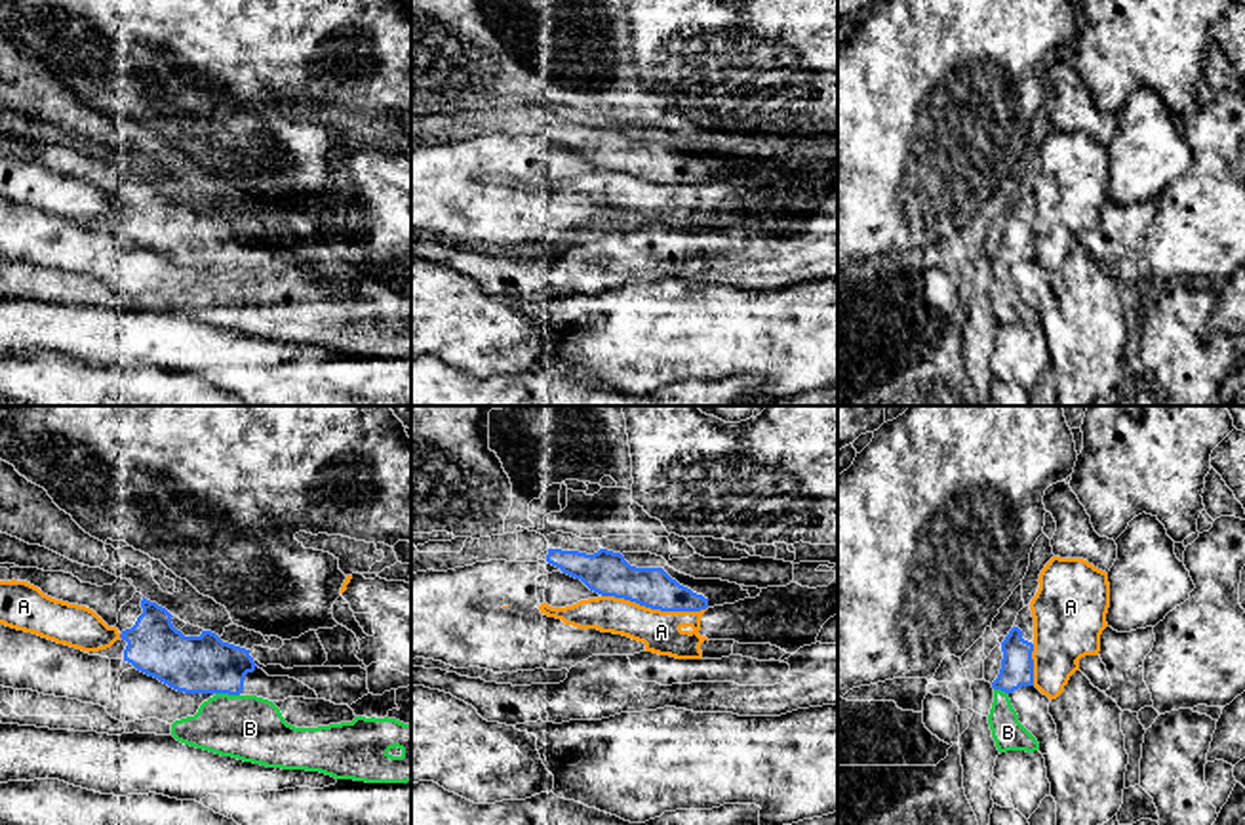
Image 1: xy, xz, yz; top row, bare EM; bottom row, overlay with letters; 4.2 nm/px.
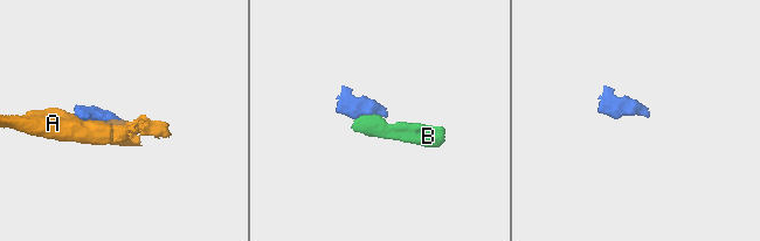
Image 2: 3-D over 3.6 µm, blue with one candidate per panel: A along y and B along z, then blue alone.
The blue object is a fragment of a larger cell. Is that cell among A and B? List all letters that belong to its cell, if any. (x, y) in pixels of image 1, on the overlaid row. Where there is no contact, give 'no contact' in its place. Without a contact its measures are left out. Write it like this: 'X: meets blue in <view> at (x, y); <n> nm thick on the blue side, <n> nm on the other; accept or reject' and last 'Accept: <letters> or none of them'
A: meets blue in xz at (655, 608); 190 nm thick on the blue side, 180 nm on the other; reject
B: meets blue in xy at (227, 692); 240 nm thick on the blue side, 280 nm on the other; accept
Accept: B

